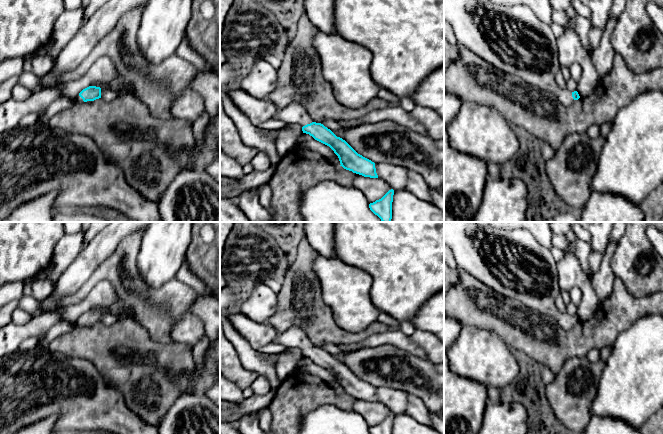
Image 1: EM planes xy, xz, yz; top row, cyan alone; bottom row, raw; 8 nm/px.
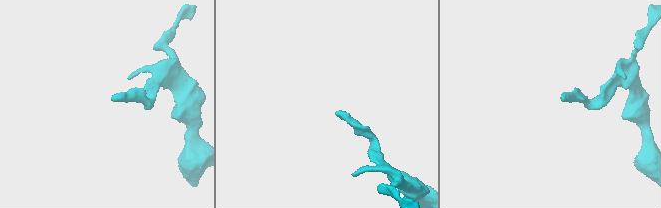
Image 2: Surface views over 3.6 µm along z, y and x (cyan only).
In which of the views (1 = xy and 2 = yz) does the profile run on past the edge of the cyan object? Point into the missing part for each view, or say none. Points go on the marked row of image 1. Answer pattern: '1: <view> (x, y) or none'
1: xy (78, 99)
2: yz (513, 39)

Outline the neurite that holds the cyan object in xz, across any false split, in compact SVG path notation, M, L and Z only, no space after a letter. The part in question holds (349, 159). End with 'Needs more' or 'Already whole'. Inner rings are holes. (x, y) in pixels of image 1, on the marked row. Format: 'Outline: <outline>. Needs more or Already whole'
Outline: M290 103L287 107L279 110L274 118L287 124L301 125L303 133L309 134L334 151L339 158L340 166L344 169L364 177L378 178L374 162L358 154L345 140L337 137L323 124L314 122L300 103Z. Needs more

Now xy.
Outline: M89 86L75 96L72 106L81 102L94 101L99 98L101 98L101 88Z. Needs more

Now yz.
Outline: M444 0L444 20L451 25L458 44L500 71L516 76L528 85L553 93L563 106L569 106L580 98L577 91L570 92L557 85L555 75L561 69L557 58L557 38L550 24L542 22L528 6L506 6L494 0L484 4L477 0Z. Needs more

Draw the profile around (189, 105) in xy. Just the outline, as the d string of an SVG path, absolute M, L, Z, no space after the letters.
M190 89L184 90L171 107L173 117L184 119L192 125L204 111L203 98L199 93Z

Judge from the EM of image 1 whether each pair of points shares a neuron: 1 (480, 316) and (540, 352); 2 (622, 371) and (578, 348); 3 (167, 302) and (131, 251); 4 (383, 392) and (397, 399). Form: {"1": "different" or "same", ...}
{"1": "same", "2": "different", "3": "same", "4": "same"}

